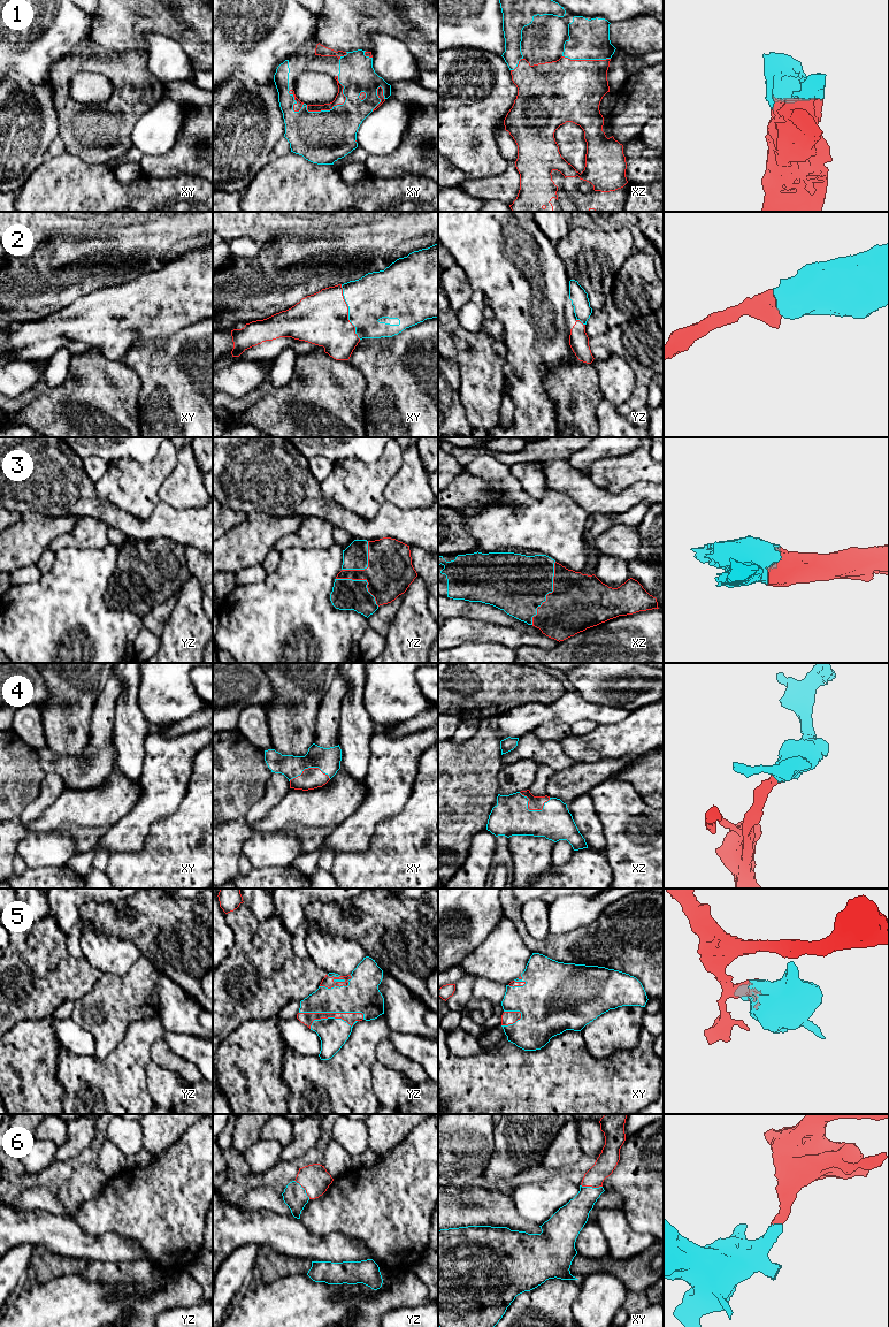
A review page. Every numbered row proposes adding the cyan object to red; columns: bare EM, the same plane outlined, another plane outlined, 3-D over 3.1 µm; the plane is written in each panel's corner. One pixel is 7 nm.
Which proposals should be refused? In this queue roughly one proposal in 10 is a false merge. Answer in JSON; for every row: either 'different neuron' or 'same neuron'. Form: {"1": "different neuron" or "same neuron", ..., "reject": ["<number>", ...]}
{"1": "same neuron", "2": "same neuron", "3": "same neuron", "4": "same neuron", "5": "same neuron", "6": "same neuron", "reject": []}

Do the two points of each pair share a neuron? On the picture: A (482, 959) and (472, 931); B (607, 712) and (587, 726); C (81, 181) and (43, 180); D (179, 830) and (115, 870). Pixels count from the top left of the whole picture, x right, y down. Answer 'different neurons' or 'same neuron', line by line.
A: different neurons
B: different neurons
C: same neuron
D: same neuron

